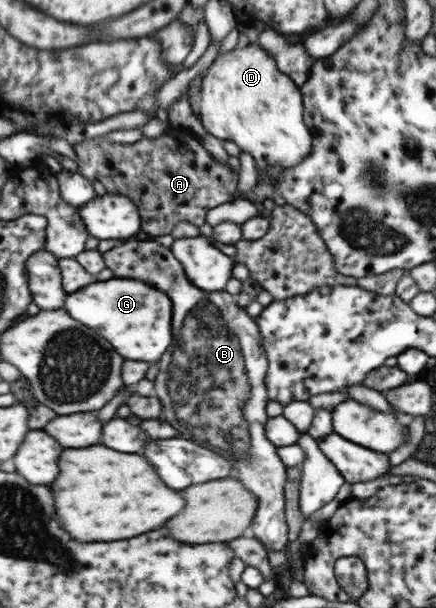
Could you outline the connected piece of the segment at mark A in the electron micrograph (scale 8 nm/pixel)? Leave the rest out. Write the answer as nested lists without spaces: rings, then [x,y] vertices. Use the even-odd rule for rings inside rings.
[[[104,136],[90,138],[74,145],[80,174],[89,181],[100,181],[106,187],[107,194],[119,194],[132,198],[139,206],[144,223],[141,229],[149,235],[169,235],[179,221],[189,221],[193,225],[201,226],[206,223],[208,211],[221,203],[232,202],[237,193],[237,171],[229,165],[221,165],[219,161],[211,159],[207,153],[205,157],[197,157],[193,151],[183,147],[179,141],[170,136],[158,138],[143,138],[139,143],[109,143]]]

